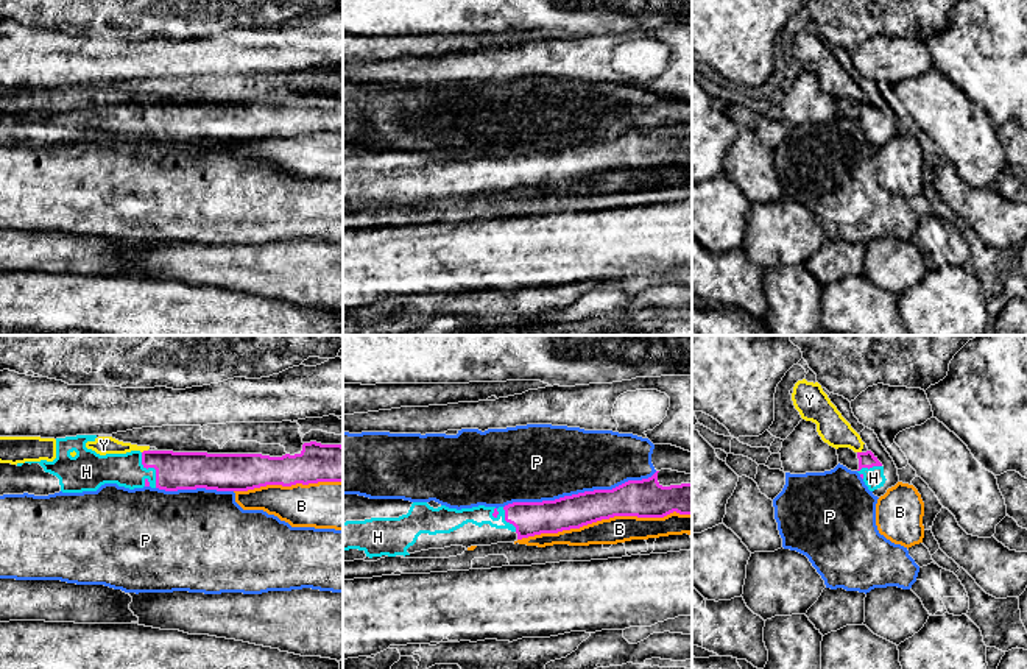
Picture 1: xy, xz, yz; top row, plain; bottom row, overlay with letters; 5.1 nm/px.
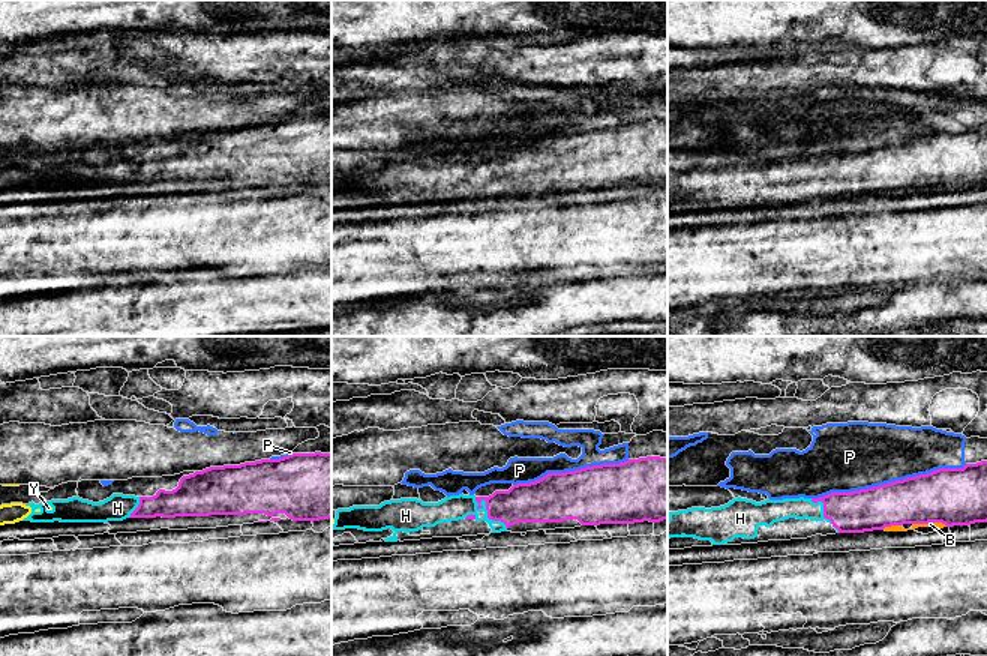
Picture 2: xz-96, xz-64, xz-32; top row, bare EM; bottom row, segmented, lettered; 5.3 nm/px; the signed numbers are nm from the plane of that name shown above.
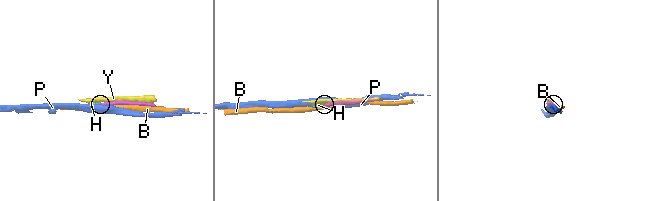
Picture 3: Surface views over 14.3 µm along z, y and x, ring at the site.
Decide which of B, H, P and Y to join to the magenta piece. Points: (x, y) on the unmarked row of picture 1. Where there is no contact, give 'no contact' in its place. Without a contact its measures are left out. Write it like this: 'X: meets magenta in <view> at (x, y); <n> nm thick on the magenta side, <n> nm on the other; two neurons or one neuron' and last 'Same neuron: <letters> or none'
B: meets magenta in xz at (603, 169); 200 nm thick on the magenta side, 140 nm on the other; two neurons
H: meets magenta in xy at (151, 117); 190 nm thick on the magenta side, 170 nm on the other; one neuron
P: meets magenta in xz at (580, 144); 180 nm thick on the magenta side, 400 nm on the other; two neurons
Y: meets magenta in xy at (144, 102); 190 nm thick on the magenta side, 100 nm on the other; two neurons
Same neuron: H

